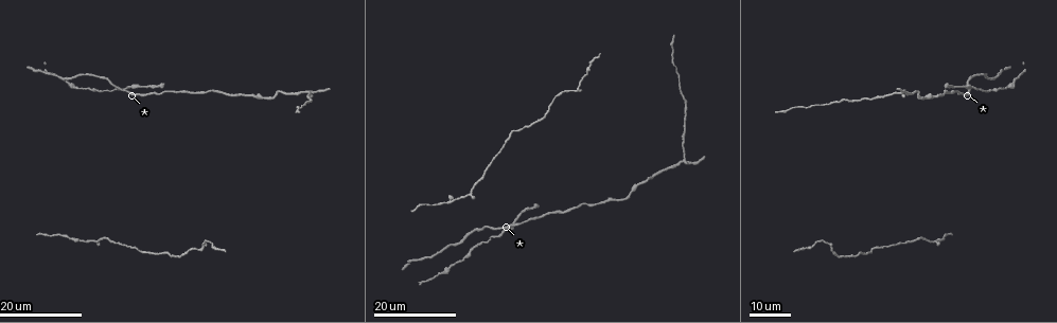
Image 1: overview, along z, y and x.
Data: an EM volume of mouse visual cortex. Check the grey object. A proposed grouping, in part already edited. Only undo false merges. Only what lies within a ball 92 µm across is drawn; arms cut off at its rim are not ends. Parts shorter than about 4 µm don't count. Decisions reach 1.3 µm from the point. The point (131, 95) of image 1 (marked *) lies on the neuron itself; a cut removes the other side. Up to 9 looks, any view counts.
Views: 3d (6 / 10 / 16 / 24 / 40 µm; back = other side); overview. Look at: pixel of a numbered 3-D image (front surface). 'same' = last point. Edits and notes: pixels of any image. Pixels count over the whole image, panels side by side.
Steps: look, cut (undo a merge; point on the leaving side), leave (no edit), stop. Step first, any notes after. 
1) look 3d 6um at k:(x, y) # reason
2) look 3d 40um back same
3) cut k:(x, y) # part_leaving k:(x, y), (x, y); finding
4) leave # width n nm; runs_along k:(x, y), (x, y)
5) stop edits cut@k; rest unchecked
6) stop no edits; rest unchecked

look 3d 24um at 1:(129, 85) # arms part here

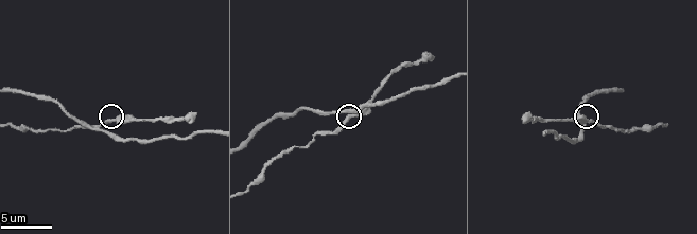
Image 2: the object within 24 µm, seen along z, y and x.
look 3d 10um at 2:(348, 119)

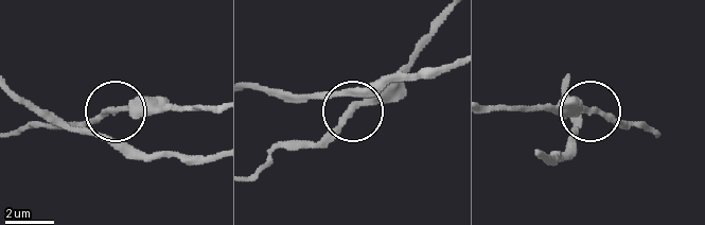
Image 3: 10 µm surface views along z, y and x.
leave # width 190 nm; continuous, no second neuron

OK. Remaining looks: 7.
look 3d 24um at 1:(160, 253) # sudden change in width

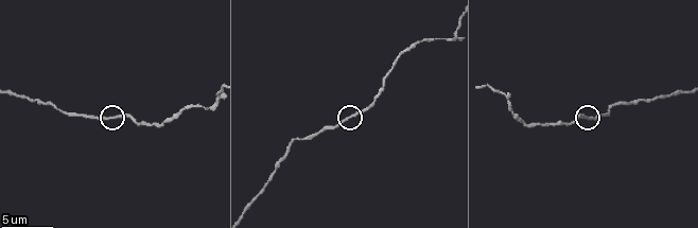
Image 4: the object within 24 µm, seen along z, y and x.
look 3d 6um at 4:(353, 117)

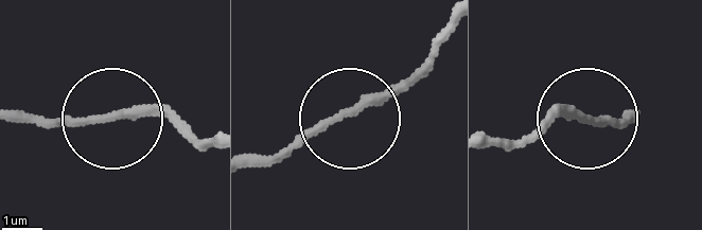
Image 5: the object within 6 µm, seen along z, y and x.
leave # width 210 nm; runs_along 5:(15, 113), (55, 123), (156, 113), (183, 130); continuous, no second neuron

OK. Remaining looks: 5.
look 3d 16um at 1:(457, 200) # two arms in line, one across

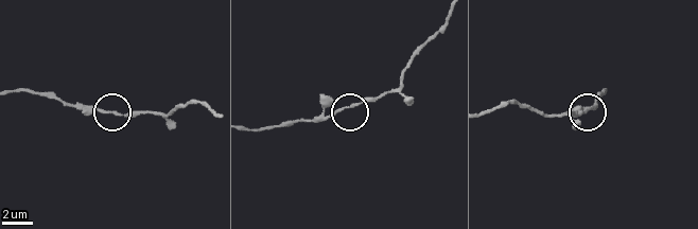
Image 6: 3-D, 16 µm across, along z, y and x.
look 3d 6um at 6:(113, 113)

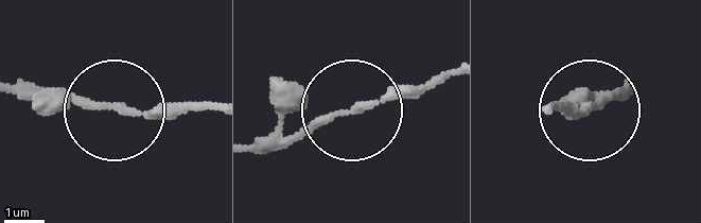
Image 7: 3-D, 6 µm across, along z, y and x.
leave # width 140 nm; all the same neuron

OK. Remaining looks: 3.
look 3d 24um at 1:(684, 159) # four arms meet

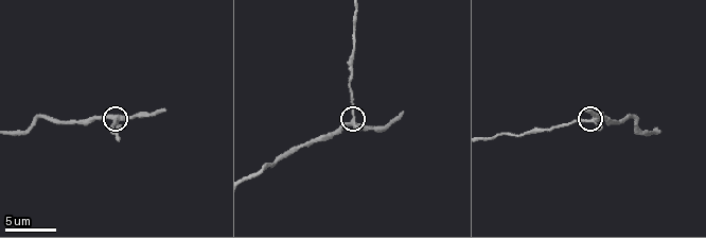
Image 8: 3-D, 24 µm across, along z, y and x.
look 3d 6um at 8:(352, 122)

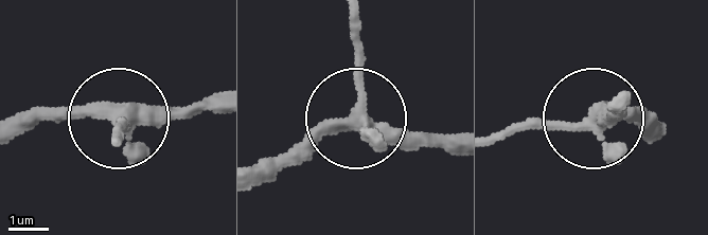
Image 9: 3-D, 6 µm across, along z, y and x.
leave # side_arm 6 um; arms 4; continuous, no second neuron

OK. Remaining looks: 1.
stop no edits; rest unchecked

